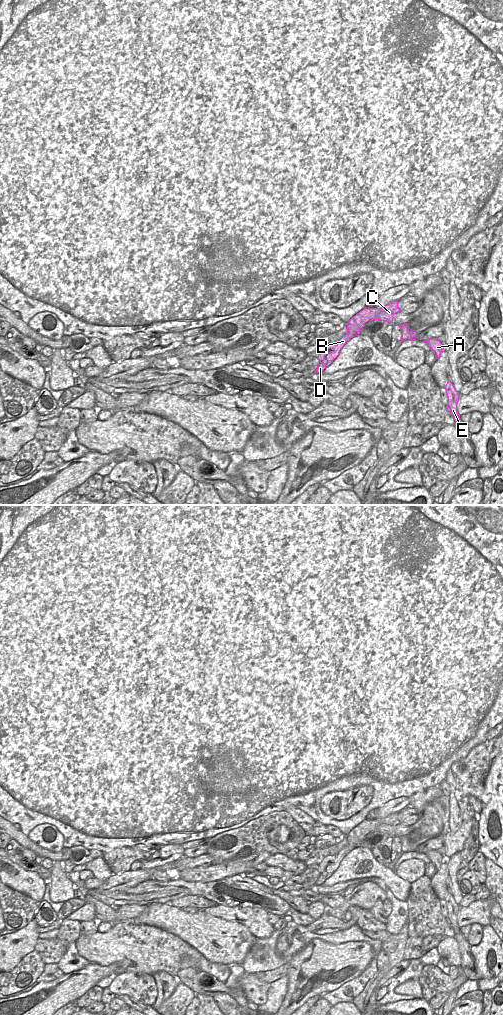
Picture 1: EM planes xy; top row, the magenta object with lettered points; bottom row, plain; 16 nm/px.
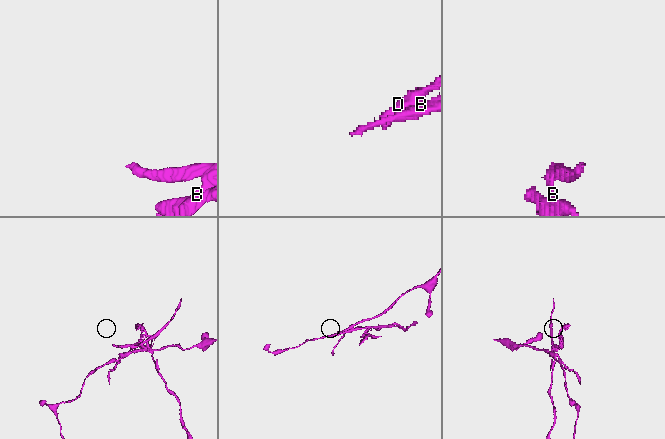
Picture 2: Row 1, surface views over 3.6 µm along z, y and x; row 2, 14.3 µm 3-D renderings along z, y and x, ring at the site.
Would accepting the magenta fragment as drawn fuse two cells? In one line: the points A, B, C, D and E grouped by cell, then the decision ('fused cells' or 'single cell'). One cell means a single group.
A B C E / D; fused cells

